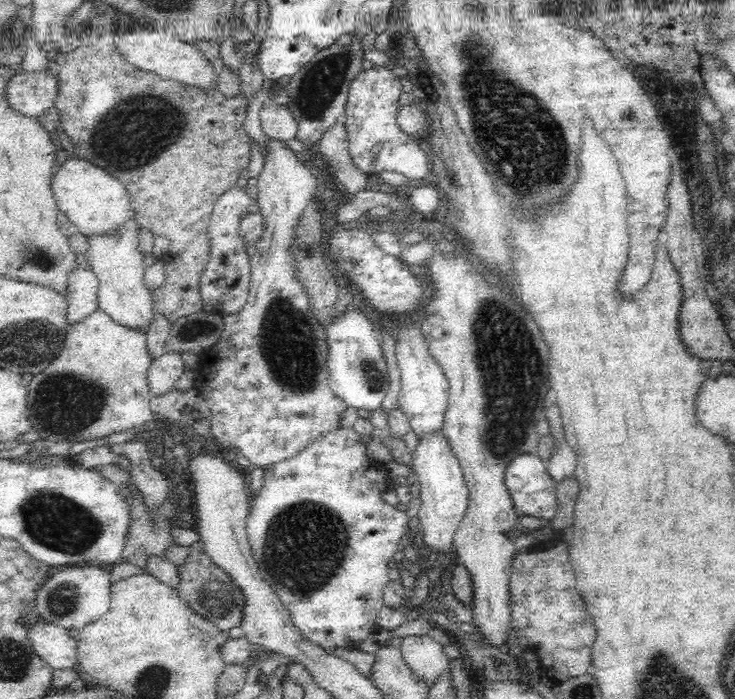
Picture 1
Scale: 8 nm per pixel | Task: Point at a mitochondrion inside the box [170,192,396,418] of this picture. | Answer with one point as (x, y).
(288, 345)

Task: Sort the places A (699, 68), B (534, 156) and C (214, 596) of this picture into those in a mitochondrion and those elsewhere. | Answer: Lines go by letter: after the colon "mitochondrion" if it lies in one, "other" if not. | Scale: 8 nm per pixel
A: other
B: mitochondrion
C: mitochondrion

